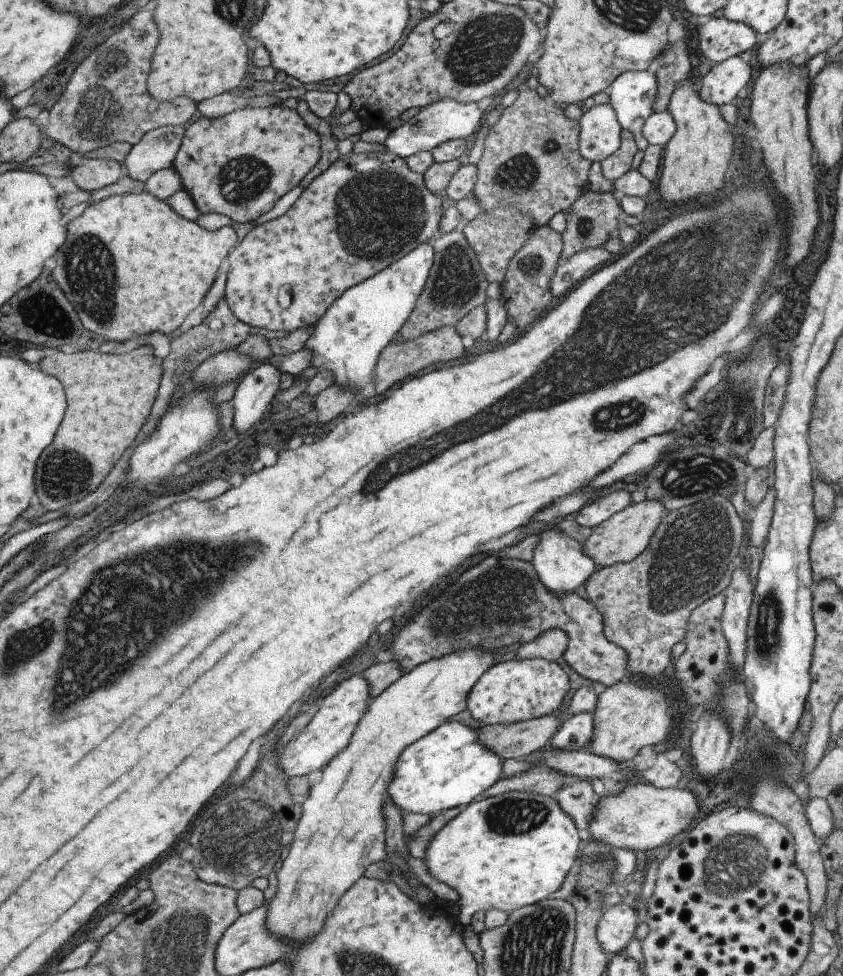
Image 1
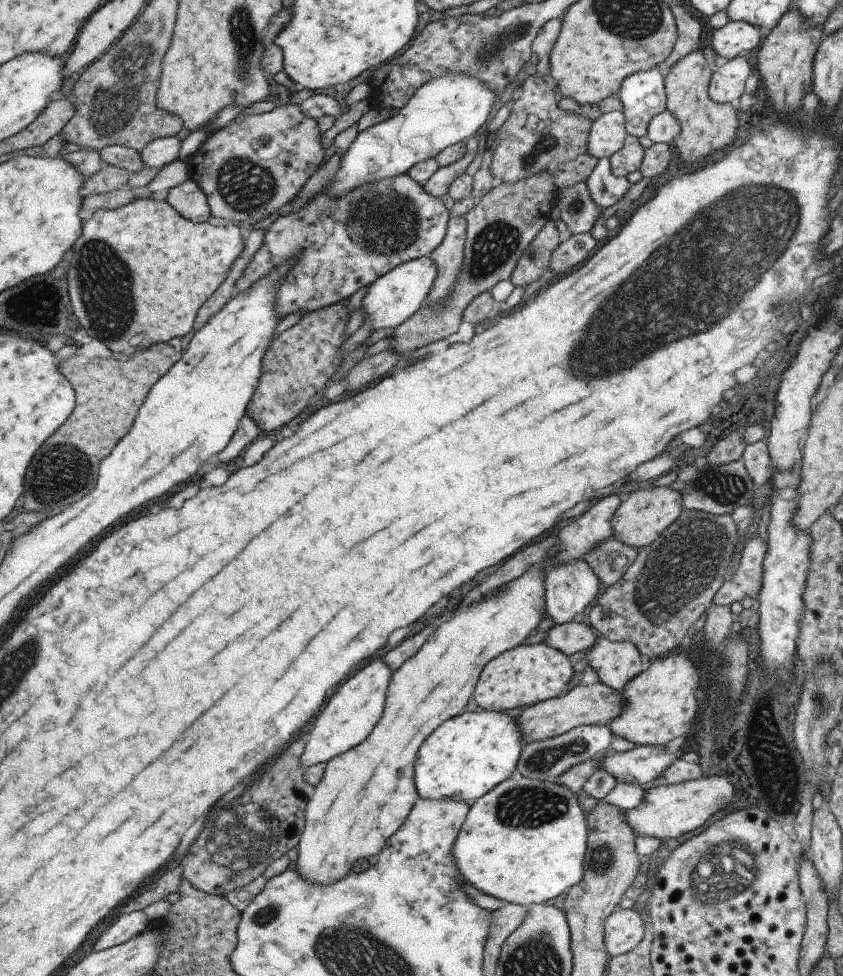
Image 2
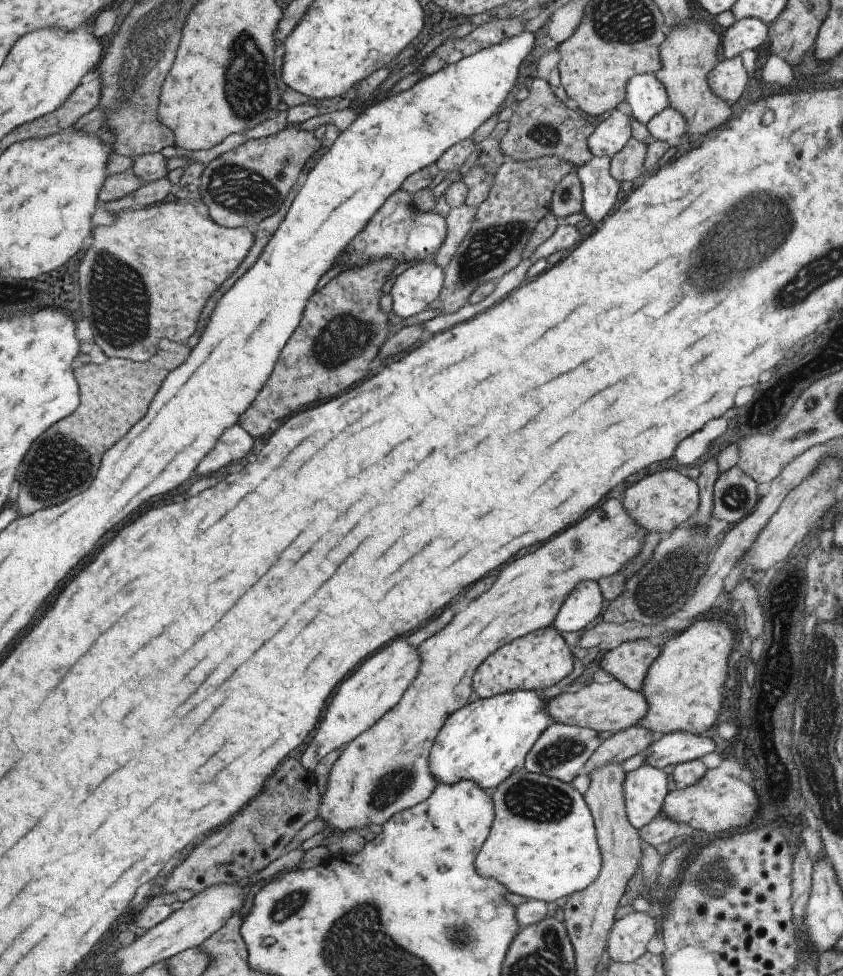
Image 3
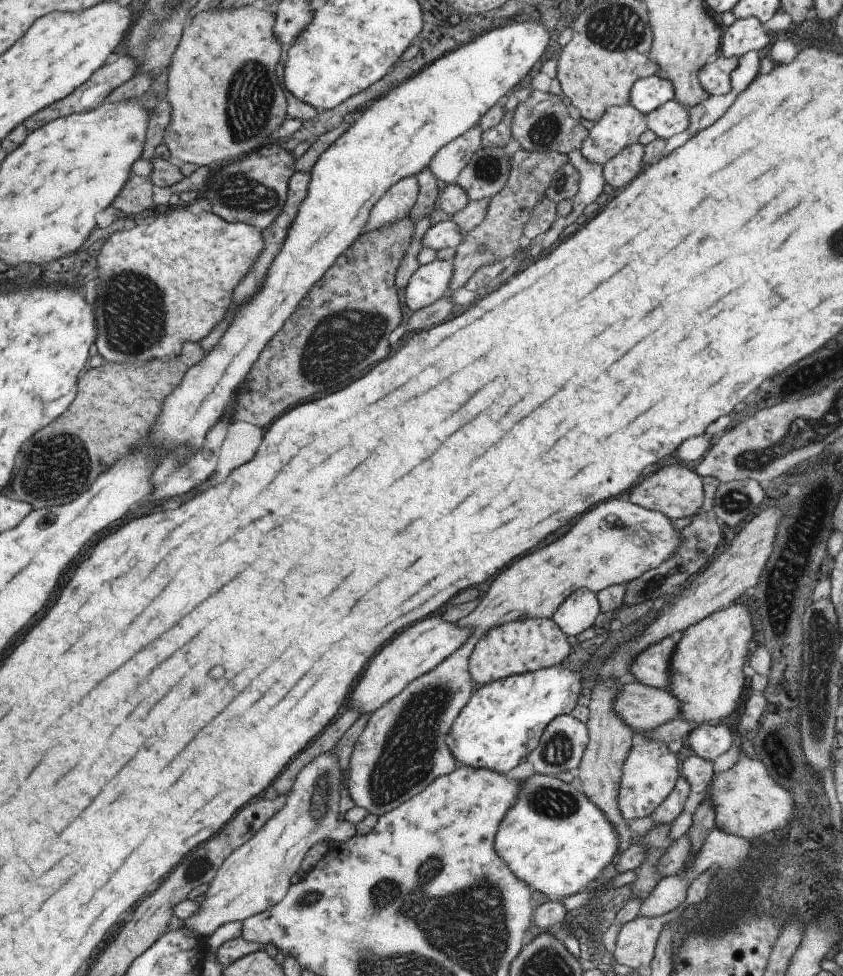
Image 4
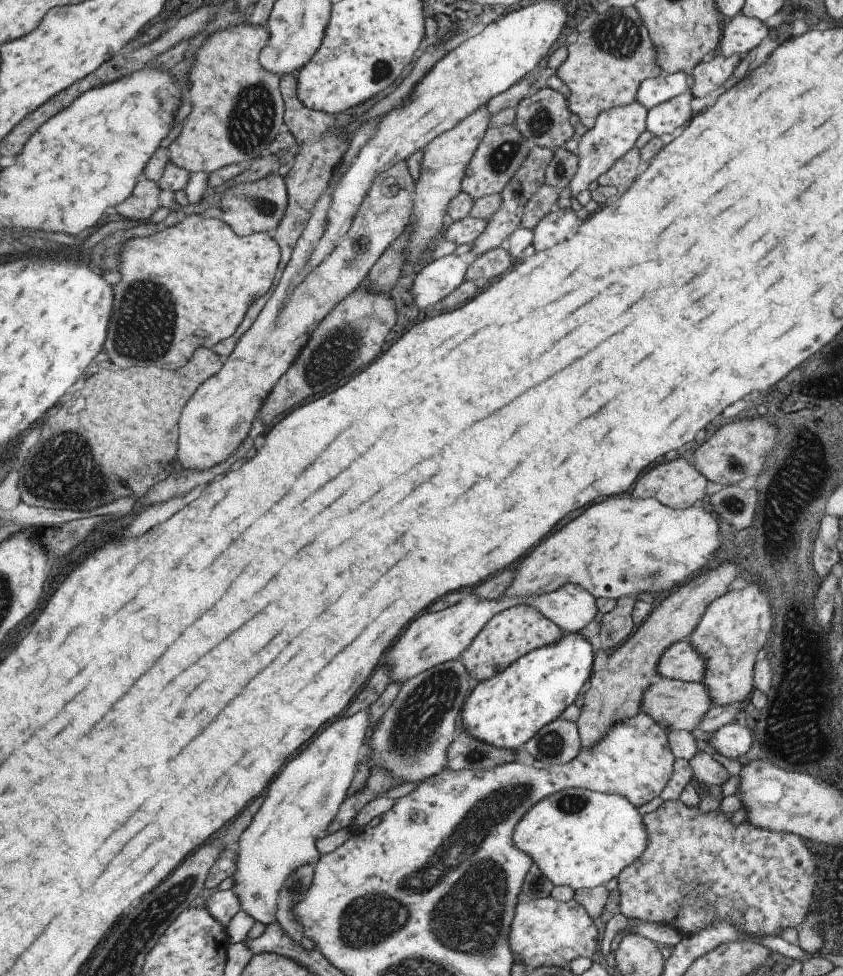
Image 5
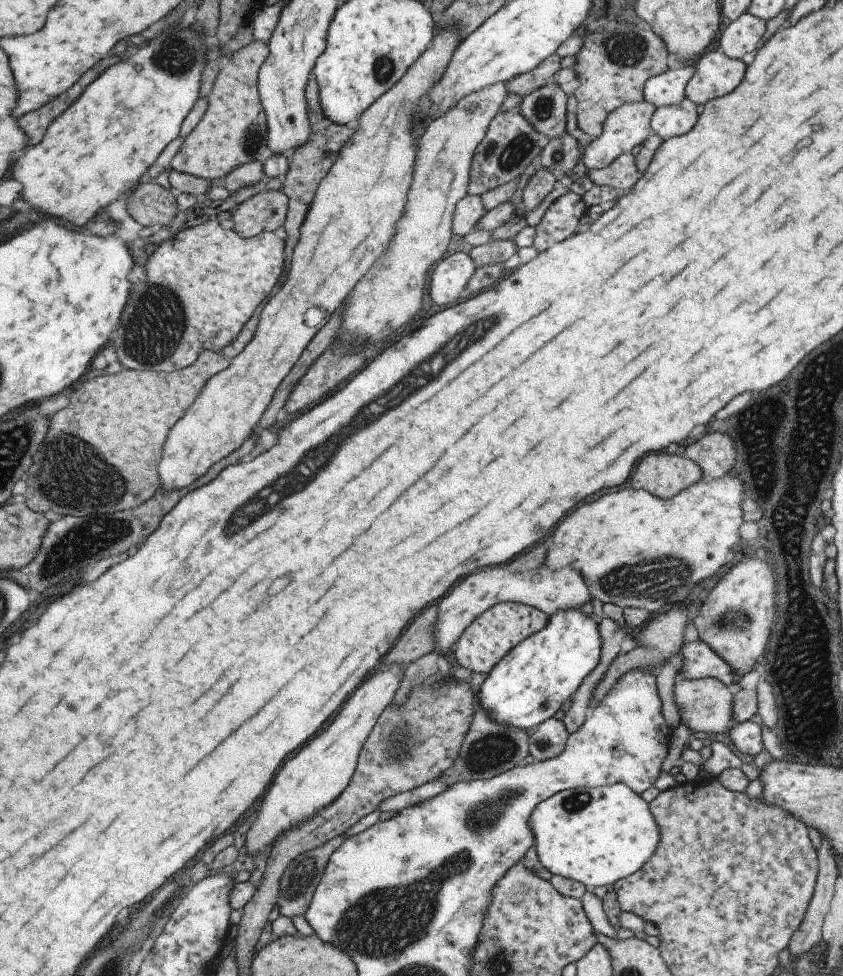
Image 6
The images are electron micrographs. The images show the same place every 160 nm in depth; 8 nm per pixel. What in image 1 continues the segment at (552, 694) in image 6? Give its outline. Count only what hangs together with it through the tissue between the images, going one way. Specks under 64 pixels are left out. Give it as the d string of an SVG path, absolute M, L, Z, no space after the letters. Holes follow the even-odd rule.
M444 720L402 748L386 790L386 796L399 812L435 815L453 807L463 808L501 777L502 760L476 741L477 731Z

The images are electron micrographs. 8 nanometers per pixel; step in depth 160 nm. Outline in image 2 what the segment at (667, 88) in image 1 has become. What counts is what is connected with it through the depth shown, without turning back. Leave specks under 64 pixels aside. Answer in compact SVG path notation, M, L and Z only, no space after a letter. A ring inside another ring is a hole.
M676 3L668 4L670 12L674 18L676 29L676 40L673 43L671 52L667 58L664 58L655 68L665 77L670 68L691 51L697 49L697 43L701 38L701 26L695 18L692 18L682 6Z

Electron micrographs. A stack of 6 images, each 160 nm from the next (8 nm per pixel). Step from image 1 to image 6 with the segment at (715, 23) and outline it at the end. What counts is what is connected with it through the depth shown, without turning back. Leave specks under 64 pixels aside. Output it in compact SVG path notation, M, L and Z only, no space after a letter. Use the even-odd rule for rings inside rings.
M747 12L739 18L731 21L727 28L722 28L719 40L719 50L725 53L730 59L740 59L743 54L751 52L763 33L765 32L766 21L751 16Z

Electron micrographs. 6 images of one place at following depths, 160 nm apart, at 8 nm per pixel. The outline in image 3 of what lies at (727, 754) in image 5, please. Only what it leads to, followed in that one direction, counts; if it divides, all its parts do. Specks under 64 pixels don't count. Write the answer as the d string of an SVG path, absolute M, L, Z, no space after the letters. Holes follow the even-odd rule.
M674 732L661 735L657 738L655 737L647 750L648 752L645 752L644 764L649 764L653 768L663 770L665 766L675 766L679 763L699 759L701 756L715 751L715 746L713 746L713 741L709 738L689 733Z

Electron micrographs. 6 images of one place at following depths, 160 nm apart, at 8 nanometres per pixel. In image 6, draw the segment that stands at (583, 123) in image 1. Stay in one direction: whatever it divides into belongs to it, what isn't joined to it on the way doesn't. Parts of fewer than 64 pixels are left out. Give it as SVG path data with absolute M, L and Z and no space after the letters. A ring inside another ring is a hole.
M643 99L613 109L602 122L601 132L584 147L583 154L580 156L586 172L589 169L600 169L611 164L613 159L631 152L633 146L643 142L651 134L650 118L655 109L656 107Z

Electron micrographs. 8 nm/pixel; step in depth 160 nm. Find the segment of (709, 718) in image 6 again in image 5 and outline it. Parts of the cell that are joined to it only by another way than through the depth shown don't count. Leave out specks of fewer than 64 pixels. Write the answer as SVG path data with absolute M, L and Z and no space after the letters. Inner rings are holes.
M653 676L649 688L641 696L641 704L638 710L645 712L659 728L668 730L689 731L699 726L701 716L711 708L711 698L703 686L703 682L682 682L663 678L663 676Z

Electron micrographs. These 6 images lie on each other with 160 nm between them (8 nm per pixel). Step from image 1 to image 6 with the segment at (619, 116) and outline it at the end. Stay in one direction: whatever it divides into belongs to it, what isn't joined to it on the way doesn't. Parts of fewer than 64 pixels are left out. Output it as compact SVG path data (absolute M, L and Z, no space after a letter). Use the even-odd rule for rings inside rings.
M693 64L671 65L666 71L649 77L642 86L642 98L654 107L680 103L684 88L693 76Z

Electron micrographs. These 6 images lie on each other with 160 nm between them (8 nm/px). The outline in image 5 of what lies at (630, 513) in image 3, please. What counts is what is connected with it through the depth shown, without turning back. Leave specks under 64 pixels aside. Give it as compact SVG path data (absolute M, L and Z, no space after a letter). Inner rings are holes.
M673 460L641 474L631 490L631 498L653 498L663 506L683 509L704 497L706 479L685 462Z

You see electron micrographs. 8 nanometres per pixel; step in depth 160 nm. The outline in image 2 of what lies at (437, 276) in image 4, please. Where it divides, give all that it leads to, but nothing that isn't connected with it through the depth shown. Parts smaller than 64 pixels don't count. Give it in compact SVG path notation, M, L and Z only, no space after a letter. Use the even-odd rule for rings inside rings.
M421 256L401 263L377 280L366 286L365 294L360 300L363 311L363 322L369 332L377 332L381 328L393 328L405 322L424 304L427 293L436 275L435 263L428 256Z

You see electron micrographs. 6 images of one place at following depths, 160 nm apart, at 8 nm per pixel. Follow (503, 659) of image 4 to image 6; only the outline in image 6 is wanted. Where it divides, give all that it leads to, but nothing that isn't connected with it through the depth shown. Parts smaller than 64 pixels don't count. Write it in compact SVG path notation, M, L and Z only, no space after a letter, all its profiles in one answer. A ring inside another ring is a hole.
M499 603L484 610L472 623L461 633L453 648L453 658L459 666L467 668L470 672L487 674L493 666L533 633L540 631L548 621L548 616L536 608L519 603Z

